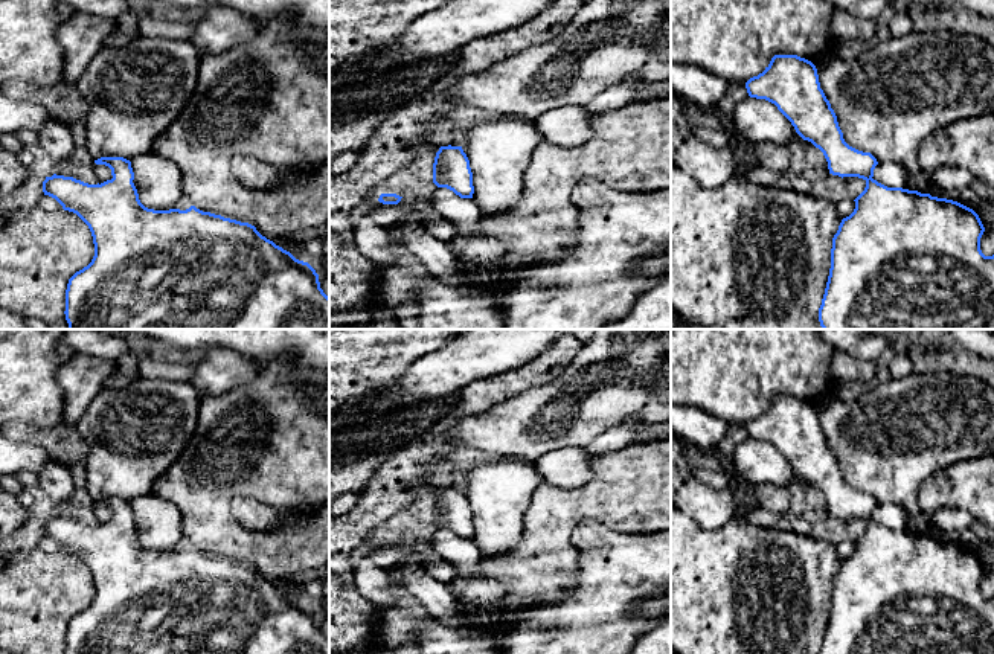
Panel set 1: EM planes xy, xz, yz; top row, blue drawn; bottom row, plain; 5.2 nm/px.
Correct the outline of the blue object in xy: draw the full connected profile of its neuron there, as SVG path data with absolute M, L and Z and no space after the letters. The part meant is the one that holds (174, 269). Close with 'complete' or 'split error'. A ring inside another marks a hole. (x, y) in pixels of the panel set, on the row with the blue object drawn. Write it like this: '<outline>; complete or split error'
M101 157L95 163L108 166L113 178L101 184L88 184L73 177L53 174L43 181L44 195L55 198L64 210L76 213L88 226L95 244L91 262L76 271L67 284L64 314L69 329L329 329L329 297L320 288L319 274L308 262L296 259L290 252L262 236L248 223L203 212L195 206L186 210L148 209L139 200L130 160L123 157Z; complete

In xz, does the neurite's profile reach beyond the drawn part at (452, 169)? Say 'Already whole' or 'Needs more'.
Already whole

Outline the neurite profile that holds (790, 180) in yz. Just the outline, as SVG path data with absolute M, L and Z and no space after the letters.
M758 165L742 175L750 183L756 183L761 186L785 188L799 194L810 194L811 191L811 181L805 175L793 171L774 172Z

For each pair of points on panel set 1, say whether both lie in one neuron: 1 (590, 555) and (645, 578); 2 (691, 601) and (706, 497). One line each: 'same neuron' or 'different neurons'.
1: same neuron
2: different neurons

